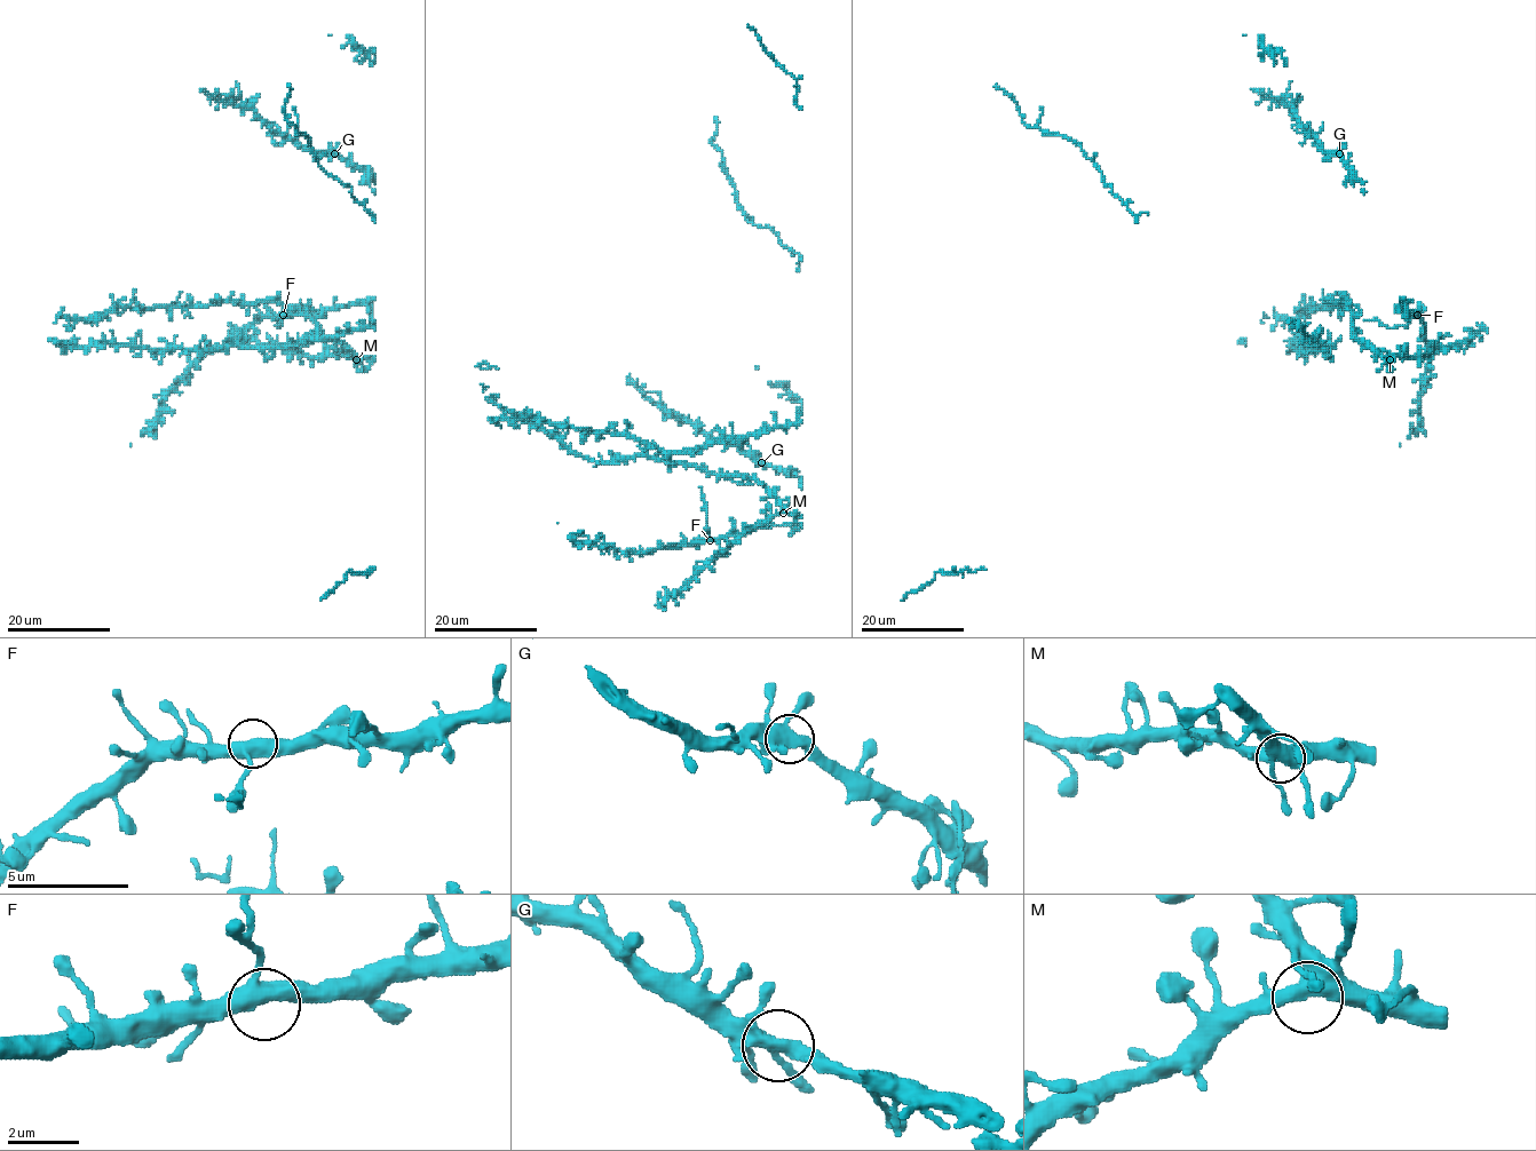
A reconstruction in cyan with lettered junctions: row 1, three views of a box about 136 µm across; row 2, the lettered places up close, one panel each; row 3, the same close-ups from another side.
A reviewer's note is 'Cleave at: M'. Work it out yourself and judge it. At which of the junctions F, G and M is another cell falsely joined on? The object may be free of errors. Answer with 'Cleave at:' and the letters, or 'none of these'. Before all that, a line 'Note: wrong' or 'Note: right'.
Note: wrong
Cleave at: none of these

